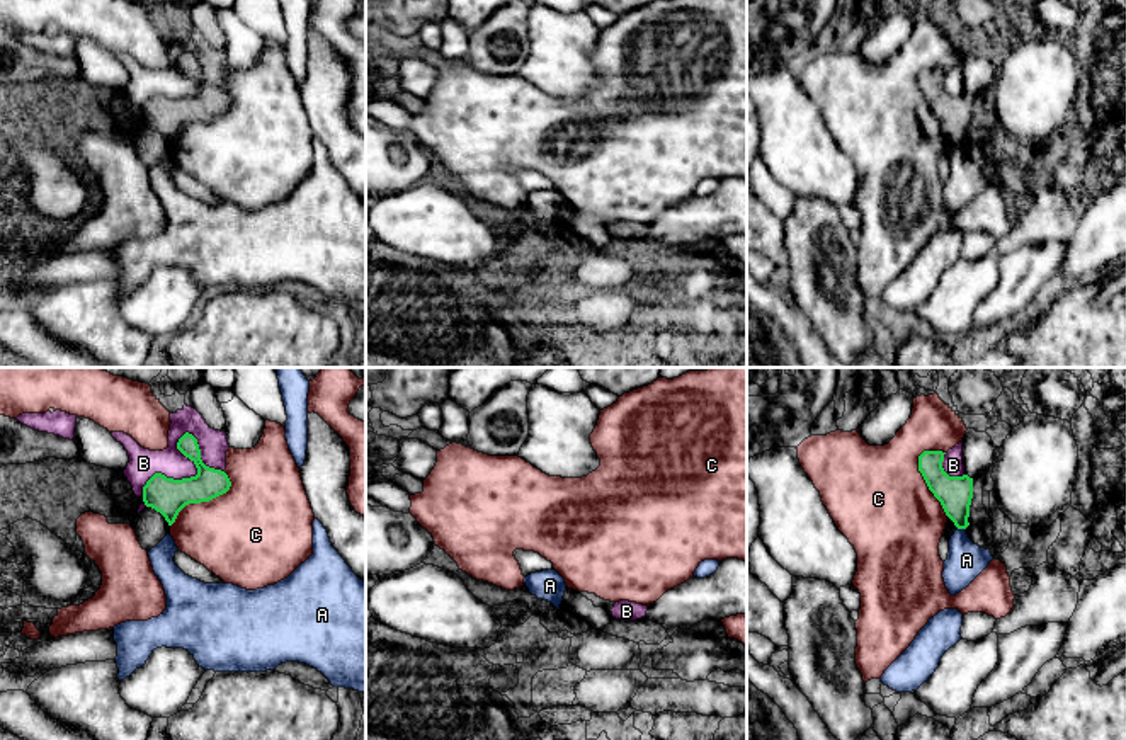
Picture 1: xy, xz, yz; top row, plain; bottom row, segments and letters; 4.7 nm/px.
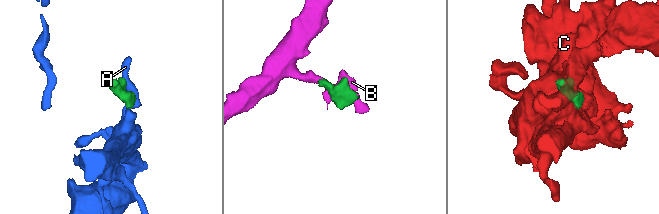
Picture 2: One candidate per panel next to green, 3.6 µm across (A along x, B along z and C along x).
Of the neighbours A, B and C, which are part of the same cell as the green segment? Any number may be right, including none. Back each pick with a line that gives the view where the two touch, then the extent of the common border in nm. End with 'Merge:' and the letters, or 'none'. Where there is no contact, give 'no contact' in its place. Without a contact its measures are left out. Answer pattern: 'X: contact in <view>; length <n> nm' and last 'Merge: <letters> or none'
Merge: none

